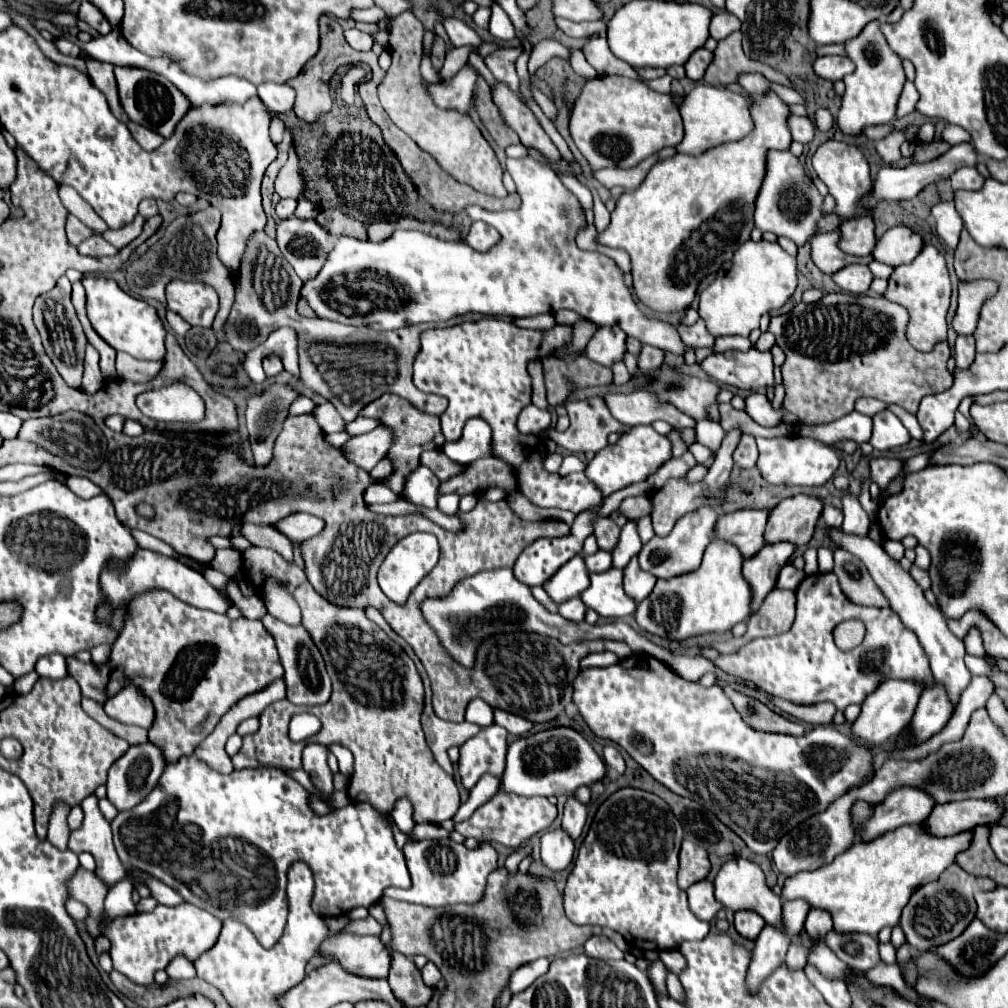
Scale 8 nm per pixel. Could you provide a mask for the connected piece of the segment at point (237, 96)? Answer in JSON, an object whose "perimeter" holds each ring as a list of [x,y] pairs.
{"perimeter":[[[151,58],[151,62],[147,64],[147,70],[159,72],[159,74],[171,78],[171,82],[179,90],[183,90],[183,94],[191,100],[191,106],[199,106],[205,102],[223,104],[225,100],[243,104],[245,100],[249,100],[251,96],[257,94],[255,84],[251,84],[245,78],[223,76],[223,78],[215,78],[215,80],[207,82],[207,80],[201,80],[201,78],[187,74],[177,64],[173,64],[165,58]]]}

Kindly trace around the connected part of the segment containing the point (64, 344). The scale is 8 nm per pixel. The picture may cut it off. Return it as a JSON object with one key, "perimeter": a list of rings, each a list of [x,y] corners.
{"perimeter":[[[67,276],[59,278],[57,286],[51,292],[45,292],[37,298],[37,302],[33,306],[33,320],[35,320],[35,326],[41,334],[41,338],[43,338],[45,352],[53,360],[57,372],[63,376],[63,380],[71,388],[81,388],[87,338],[85,338],[85,332],[83,332],[81,322],[77,318],[77,312],[71,304],[71,282],[67,280]]]}

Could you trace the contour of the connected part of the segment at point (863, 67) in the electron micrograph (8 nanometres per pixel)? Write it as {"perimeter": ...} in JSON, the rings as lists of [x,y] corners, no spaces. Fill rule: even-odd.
{"perimeter":[[[871,22],[867,28],[853,40],[847,42],[847,56],[855,62],[855,72],[843,78],[847,90],[843,94],[843,102],[839,114],[835,118],[837,128],[847,136],[859,136],[867,126],[889,124],[895,118],[897,100],[901,96],[905,84],[905,72],[899,56],[887,46],[881,30],[881,22]]]}

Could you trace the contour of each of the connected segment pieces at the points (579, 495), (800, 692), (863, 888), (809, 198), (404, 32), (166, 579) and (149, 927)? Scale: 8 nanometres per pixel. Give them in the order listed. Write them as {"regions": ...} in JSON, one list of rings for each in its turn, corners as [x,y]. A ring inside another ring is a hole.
{"regions":[[[[485,318],[479,322],[465,322],[465,324],[459,324],[453,328],[433,328],[433,330],[423,332],[423,336],[421,336],[421,352],[415,358],[413,382],[423,392],[441,394],[441,396],[449,398],[449,406],[447,406],[445,414],[441,416],[441,430],[443,430],[445,440],[449,440],[449,442],[459,440],[465,422],[471,418],[487,420],[487,424],[493,428],[493,456],[505,460],[507,464],[511,464],[515,468],[519,492],[525,494],[533,504],[541,506],[541,508],[563,508],[563,510],[571,510],[571,512],[579,514],[579,512],[603,502],[599,488],[585,474],[569,474],[569,476],[561,478],[559,474],[545,472],[543,460],[545,460],[547,450],[545,450],[543,442],[537,436],[523,436],[515,428],[519,412],[527,404],[531,404],[531,376],[527,372],[527,362],[553,354],[559,346],[567,344],[569,340],[571,340],[571,326],[557,324],[551,330],[527,330],[527,328],[519,328],[513,322],[501,320],[501,318]]],[[[833,572],[807,576],[799,584],[797,618],[789,632],[785,632],[781,636],[771,636],[771,638],[755,638],[733,654],[719,654],[713,660],[713,664],[731,676],[751,680],[755,686],[759,686],[765,692],[779,696],[787,702],[793,702],[793,704],[833,702],[837,706],[837,710],[845,710],[849,704],[861,704],[865,700],[865,696],[871,694],[887,678],[917,680],[917,682],[923,682],[925,688],[933,686],[929,658],[927,658],[925,650],[919,646],[919,640],[915,638],[915,634],[911,634],[911,630],[907,630],[903,626],[903,622],[899,622],[897,614],[891,608],[865,608],[865,606],[857,606],[851,600],[847,600],[847,596],[841,592],[837,576]],[[851,618],[861,618],[867,626],[867,634],[865,634],[865,640],[857,648],[843,652],[833,642],[833,628],[839,622],[845,622]]],[[[923,822],[901,826],[871,842],[859,842],[839,854],[835,862],[821,866],[813,872],[799,872],[787,878],[781,896],[805,898],[813,908],[823,908],[833,914],[837,932],[865,932],[879,934],[883,926],[895,926],[901,918],[903,906],[907,906],[911,894],[933,880],[955,862],[955,856],[969,848],[973,830],[965,830],[953,836],[933,836],[925,830]]],[[[789,150],[769,152],[767,174],[765,174],[765,180],[763,180],[759,198],[757,198],[757,206],[755,206],[755,226],[761,232],[773,232],[777,236],[787,236],[797,246],[803,246],[815,232],[815,222],[823,216],[821,202],[823,200],[817,188],[805,176],[801,162]]],[[[403,12],[391,20],[387,46],[391,54],[391,66],[387,70],[387,76],[379,84],[381,106],[387,110],[389,118],[419,144],[419,148],[435,156],[435,160],[459,182],[465,182],[473,186],[477,192],[483,192],[487,196],[505,198],[507,190],[503,186],[503,168],[493,148],[471,120],[471,116],[461,114],[457,110],[437,108],[431,94],[425,88],[425,78],[421,76],[419,70],[423,58],[421,50],[423,32],[425,32],[423,24],[411,12]]],[[[139,548],[139,552],[129,560],[125,572],[117,572],[117,570],[111,572],[111,568],[105,570],[101,574],[101,586],[111,596],[111,602],[117,602],[117,604],[123,604],[125,600],[131,600],[133,596],[141,594],[147,588],[165,588],[165,590],[173,592],[179,600],[183,600],[183,602],[187,602],[195,608],[225,614],[233,606],[233,600],[223,596],[215,586],[211,586],[199,570],[189,568],[189,566],[185,566],[185,564],[173,560],[173,558],[167,558],[163,554],[143,550],[143,548]]],[[[179,904],[175,908],[157,906],[149,914],[131,914],[125,918],[115,918],[111,924],[101,922],[101,932],[111,940],[113,968],[135,984],[151,984],[157,970],[165,970],[167,962],[177,954],[187,954],[189,960],[197,960],[205,950],[209,950],[221,932],[221,920],[215,920],[209,912],[193,906]]]]}

